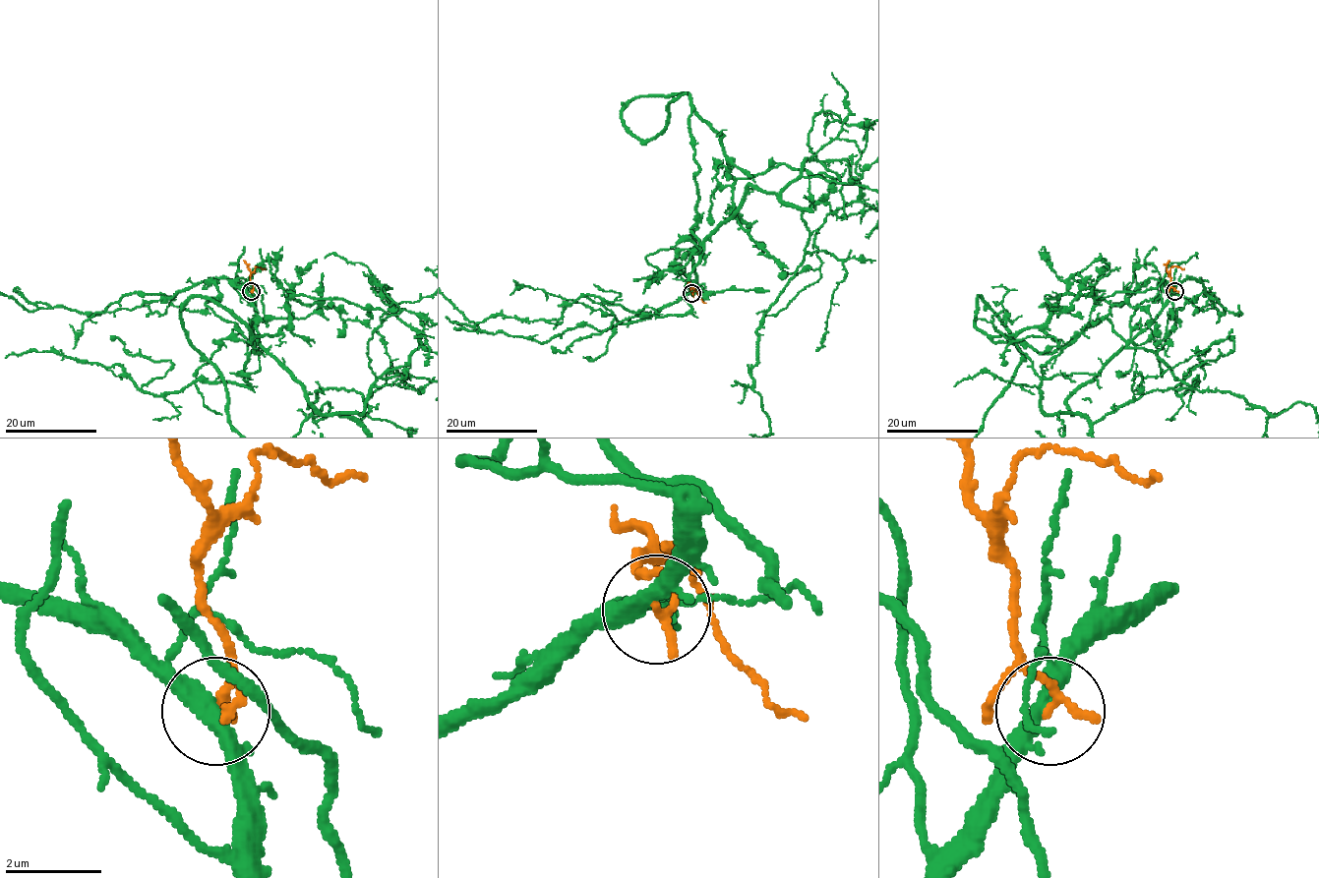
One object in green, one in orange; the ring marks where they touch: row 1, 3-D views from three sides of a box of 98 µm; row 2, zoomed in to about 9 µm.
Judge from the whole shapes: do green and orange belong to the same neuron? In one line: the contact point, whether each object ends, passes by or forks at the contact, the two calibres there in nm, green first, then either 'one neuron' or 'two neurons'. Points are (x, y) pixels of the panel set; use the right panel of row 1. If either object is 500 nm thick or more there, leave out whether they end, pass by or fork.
at (1174, 291); green forks there; orange passes by; 280 nm thick on the green side, 140 nm on the other; two neurons

